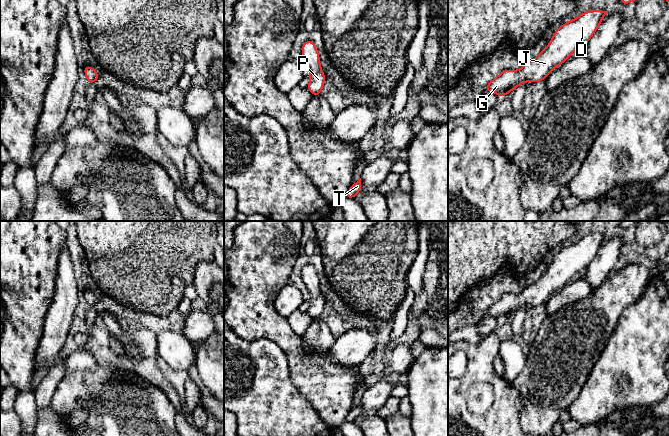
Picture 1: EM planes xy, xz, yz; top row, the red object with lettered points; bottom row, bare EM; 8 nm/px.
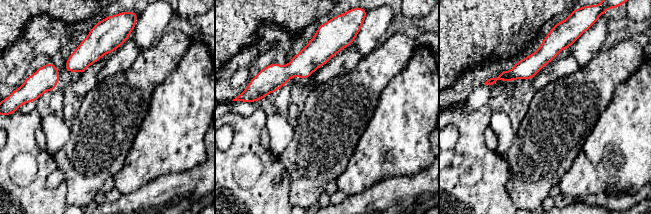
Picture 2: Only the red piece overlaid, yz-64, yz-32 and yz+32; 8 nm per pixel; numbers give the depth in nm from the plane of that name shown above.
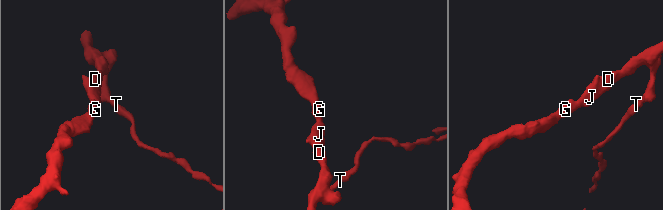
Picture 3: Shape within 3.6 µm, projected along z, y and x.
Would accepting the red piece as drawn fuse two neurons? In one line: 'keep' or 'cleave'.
keep

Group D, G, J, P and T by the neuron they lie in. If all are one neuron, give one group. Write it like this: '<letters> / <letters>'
D G J P T

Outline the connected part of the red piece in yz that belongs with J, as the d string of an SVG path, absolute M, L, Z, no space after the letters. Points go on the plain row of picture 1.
M594 233L562 248L553 258L547 271L520 294L503 294L484 315L503 321L527 305L541 306L552 294L564 287L575 275L581 275L600 250L608 236Z

